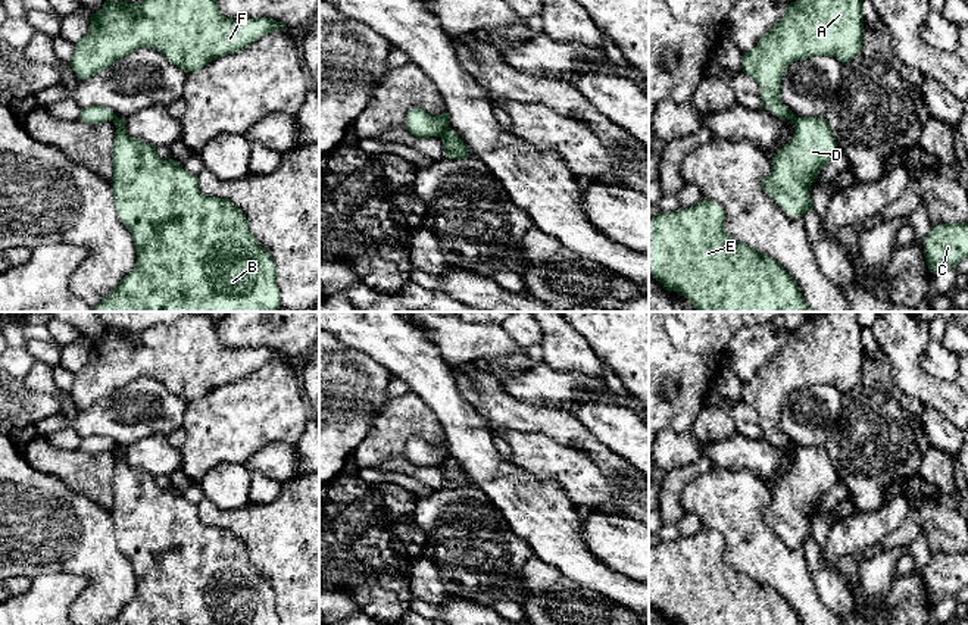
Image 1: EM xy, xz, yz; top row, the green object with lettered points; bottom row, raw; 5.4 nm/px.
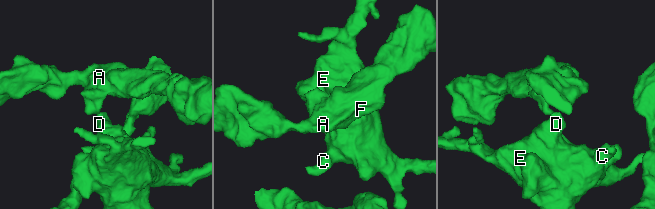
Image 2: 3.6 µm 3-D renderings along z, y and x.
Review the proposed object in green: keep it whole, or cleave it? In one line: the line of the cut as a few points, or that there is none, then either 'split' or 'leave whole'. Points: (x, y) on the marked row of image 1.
cut in xz along (449, 128), (440, 137); split

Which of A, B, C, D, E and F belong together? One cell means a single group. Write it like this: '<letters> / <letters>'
A F / B C D E

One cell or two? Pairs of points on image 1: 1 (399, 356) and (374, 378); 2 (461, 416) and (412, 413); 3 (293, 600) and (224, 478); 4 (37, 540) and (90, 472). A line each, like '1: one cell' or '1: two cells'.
1: two cells
2: two cells
3: two cells
4: two cells

